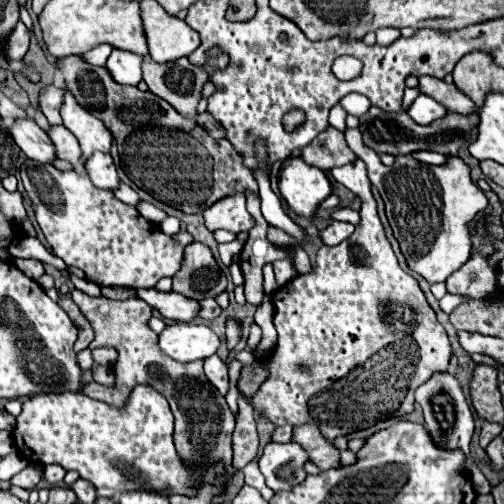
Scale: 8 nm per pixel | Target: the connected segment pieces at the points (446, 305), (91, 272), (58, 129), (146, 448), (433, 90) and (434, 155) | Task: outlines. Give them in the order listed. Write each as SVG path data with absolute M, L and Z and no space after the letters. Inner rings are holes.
M448 293L448 295L444 295L444 297L440 299L440 307L442 307L446 313L452 313L452 311L462 303L462 299L464 299L464 301L470 301L470 297L460 297L460 295Z
M26 159L24 167L30 169L30 175L22 175L22 185L32 199L36 221L46 241L68 267L82 269L86 279L102 287L148 289L160 277L172 277L180 269L184 247L176 245L134 207L118 201L112 191L98 189L88 177L60 171L54 165Z
M54 125L54 127L50 127L48 135L50 135L52 143L56 145L56 151L60 153L58 157L70 161L70 163L74 165L75 172L87 174L84 165L82 165L82 161L80 161L82 151L80 151L80 145L78 145L76 137L74 137L64 125Z
M138 385L132 391L122 411L102 401L94 401L84 393L64 391L52 395L32 395L24 401L22 413L16 417L14 443L18 453L24 455L30 463L40 463L40 465L56 463L66 471L80 473L82 479L90 481L96 487L98 497L114 497L116 491L124 493L136 489L162 491L162 493L168 493L168 489L172 489L174 493L180 495L192 495L196 485L214 479L214 473L212 469L204 473L196 473L188 469L184 463L180 463L182 459L176 455L172 433L174 433L174 415L170 411L168 401L154 387Z
M430 75L420 77L420 91L434 97L448 111L456 111L456 113L466 115L476 109L474 103L456 85L448 85L442 79L432 79Z
M422 150L411 154L414 159L418 159L420 163L428 163L428 165L440 165L444 163L444 155L440 155L436 151Z

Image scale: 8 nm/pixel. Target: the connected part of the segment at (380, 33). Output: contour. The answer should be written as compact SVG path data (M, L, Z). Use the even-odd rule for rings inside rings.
M386 27L386 29L378 29L376 31L376 43L378 45L390 45L400 37L400 29L396 27Z

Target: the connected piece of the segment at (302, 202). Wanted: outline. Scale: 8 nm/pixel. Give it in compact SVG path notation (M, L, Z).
M300 157L288 159L280 167L278 189L288 207L296 215L308 219L318 213L320 203L332 193L332 185L324 171L300 161Z

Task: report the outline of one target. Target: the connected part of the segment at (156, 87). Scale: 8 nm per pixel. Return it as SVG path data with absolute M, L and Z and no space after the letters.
M212 47L206 51L206 61L202 67L196 67L188 61L188 57L182 57L182 59L176 59L176 61L170 61L170 63L154 63L152 59L146 59L144 65L142 65L142 71L144 71L144 81L148 83L148 89L166 99L180 115L186 115L188 119L194 119L200 127L206 129L206 133L214 139L222 139L224 137L224 127L220 127L220 123L216 123L216 119L212 119L212 115L208 115L208 111L198 111L198 103L202 101L202 87L204 83L208 81L208 75L214 71L214 69L224 69L228 63L228 53L224 53L222 49L218 47Z

